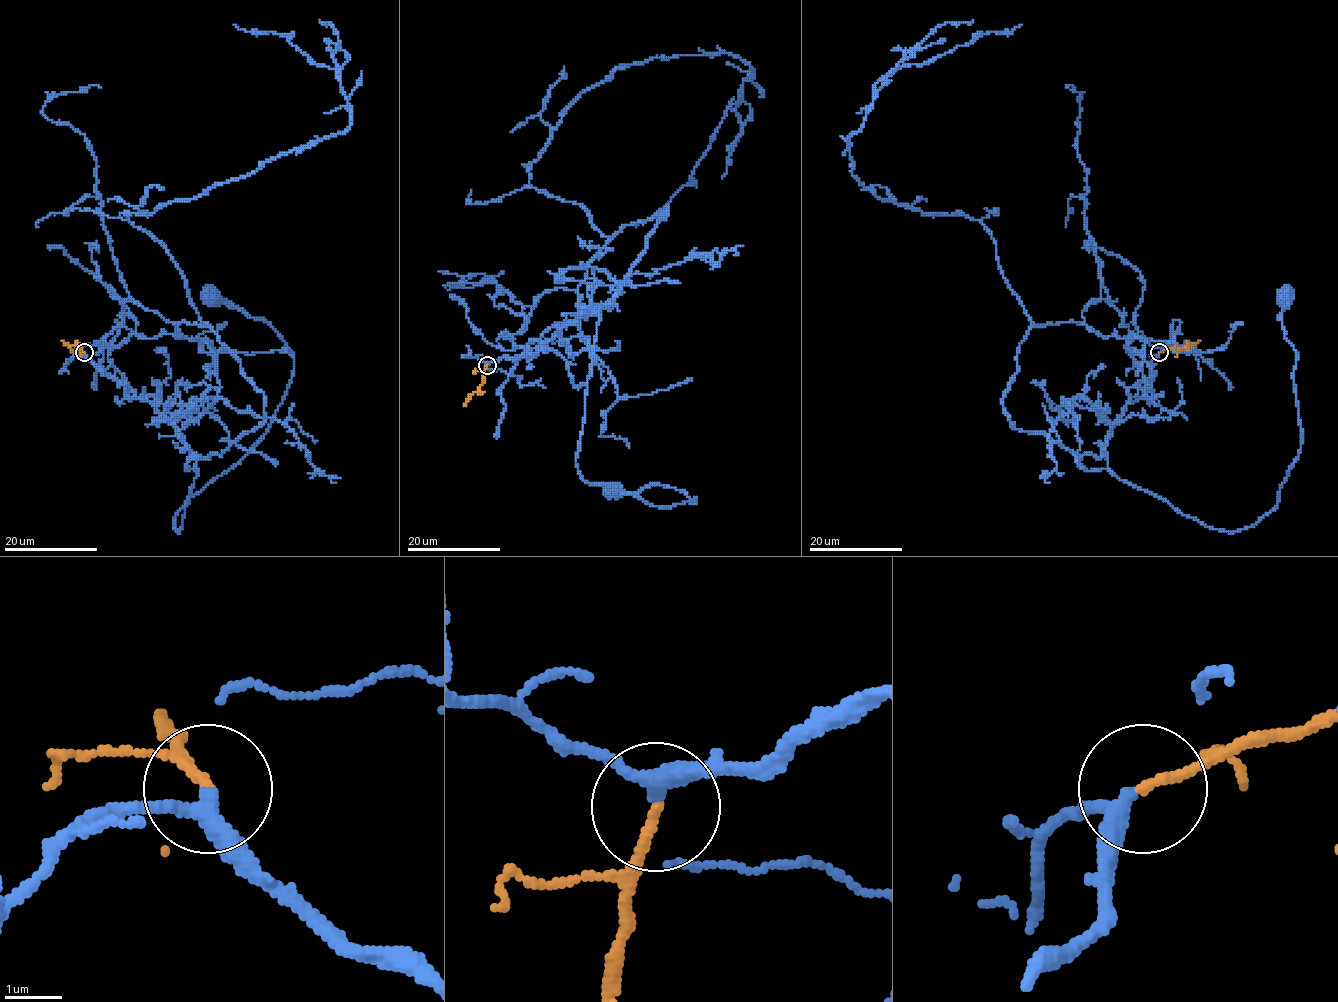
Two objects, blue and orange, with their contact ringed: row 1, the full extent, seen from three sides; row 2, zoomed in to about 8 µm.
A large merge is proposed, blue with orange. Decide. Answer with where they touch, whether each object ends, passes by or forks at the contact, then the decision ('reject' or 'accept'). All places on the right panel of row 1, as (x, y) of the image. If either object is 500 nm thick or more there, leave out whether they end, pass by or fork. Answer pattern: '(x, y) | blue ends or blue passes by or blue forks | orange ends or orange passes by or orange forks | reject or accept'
(1159, 352) | blue passes by | orange ends | accept

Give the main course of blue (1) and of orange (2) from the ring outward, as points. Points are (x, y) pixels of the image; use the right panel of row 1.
1: (1159, 353), (1151, 389), (1111, 426), (1108, 469), (1207, 526), (1253, 526), (1301, 439), (1286, 291)
2: (1159, 353), (1195, 344), (1200, 340)

